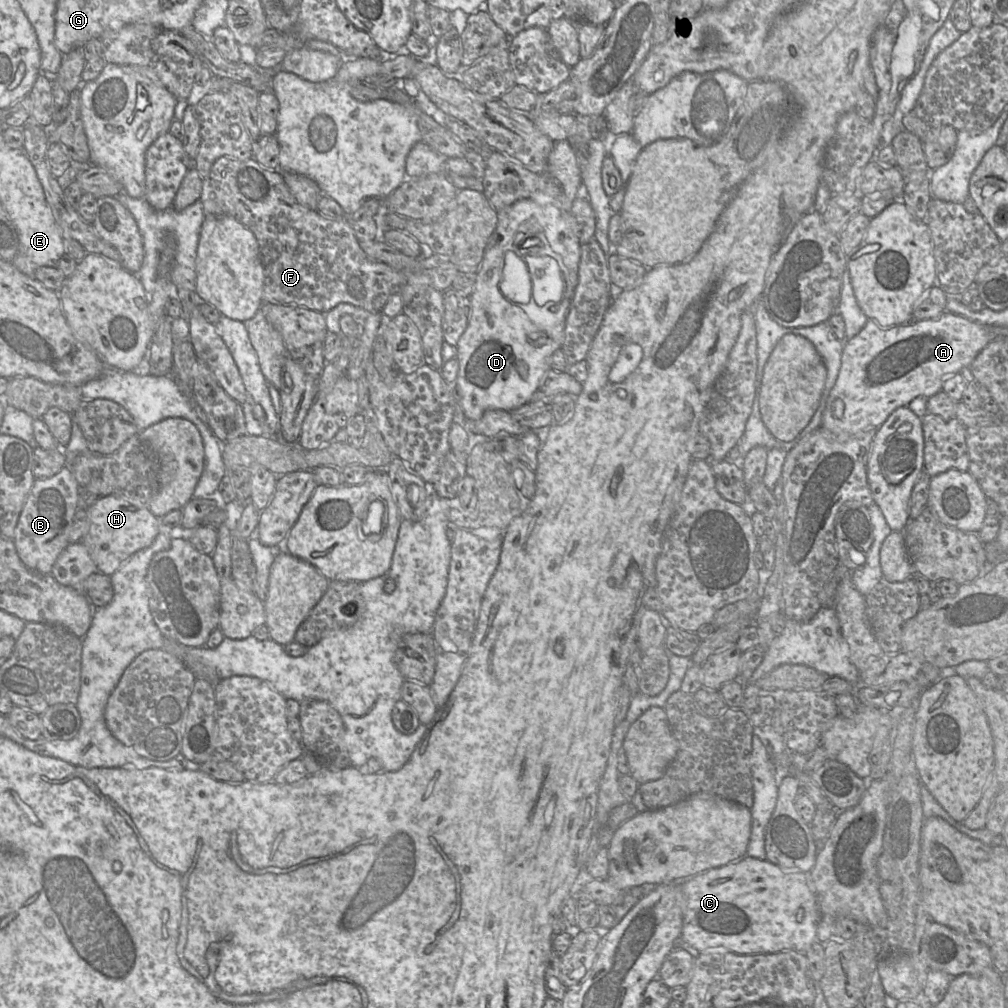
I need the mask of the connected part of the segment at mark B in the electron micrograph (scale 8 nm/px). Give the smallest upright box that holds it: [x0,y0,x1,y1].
[13,467,79,574]

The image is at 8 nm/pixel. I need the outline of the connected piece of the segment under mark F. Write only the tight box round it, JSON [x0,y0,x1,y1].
[199,156,460,314]

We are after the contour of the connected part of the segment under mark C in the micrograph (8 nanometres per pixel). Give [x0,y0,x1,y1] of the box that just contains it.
[681,855,819,954]

